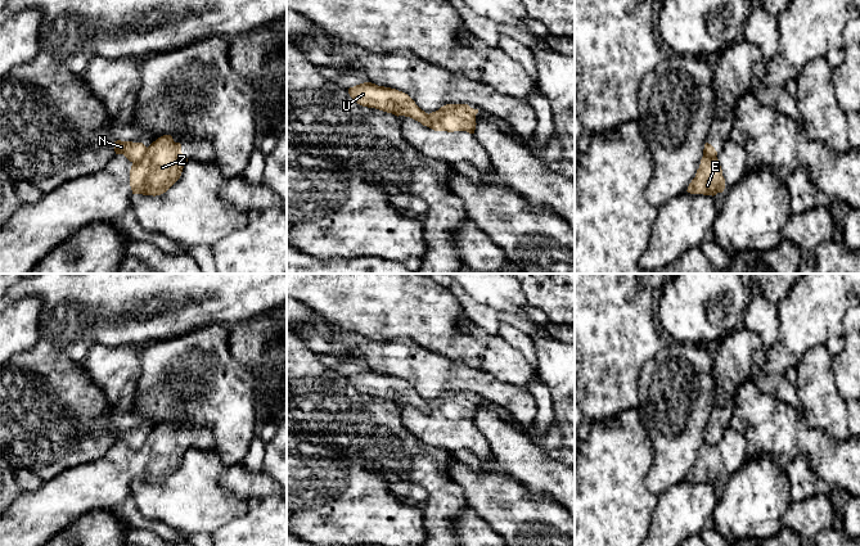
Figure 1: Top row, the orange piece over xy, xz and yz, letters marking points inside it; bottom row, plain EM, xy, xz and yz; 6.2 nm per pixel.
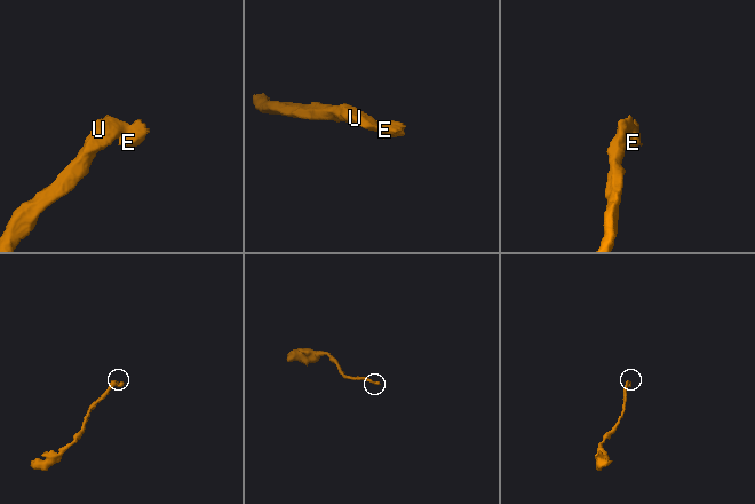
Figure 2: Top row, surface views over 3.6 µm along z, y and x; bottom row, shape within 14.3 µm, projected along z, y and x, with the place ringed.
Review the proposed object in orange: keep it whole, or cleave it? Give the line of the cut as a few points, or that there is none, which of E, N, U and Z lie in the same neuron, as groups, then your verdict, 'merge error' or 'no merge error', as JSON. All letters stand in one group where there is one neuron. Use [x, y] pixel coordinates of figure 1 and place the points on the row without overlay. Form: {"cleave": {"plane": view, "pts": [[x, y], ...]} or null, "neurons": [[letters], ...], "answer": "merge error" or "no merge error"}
{"cleave": {"plane": "xy", "pts": [[148, 436], [144, 443], [133, 451]]}, "neurons": [["E", "Z"], ["N", "U"]], "answer": "merge error"}

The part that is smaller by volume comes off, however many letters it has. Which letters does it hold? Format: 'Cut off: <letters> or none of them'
Cut off: E, Z

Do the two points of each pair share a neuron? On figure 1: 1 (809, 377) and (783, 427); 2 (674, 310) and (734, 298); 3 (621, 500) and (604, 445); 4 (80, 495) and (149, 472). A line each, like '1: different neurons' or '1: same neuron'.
1: different neurons
2: same neuron
3: same neuron
4: same neuron

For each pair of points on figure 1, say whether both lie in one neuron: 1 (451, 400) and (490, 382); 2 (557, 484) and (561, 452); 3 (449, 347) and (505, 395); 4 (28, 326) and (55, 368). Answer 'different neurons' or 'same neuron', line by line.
1: different neurons
2: different neurons
3: different neurons
4: different neurons

